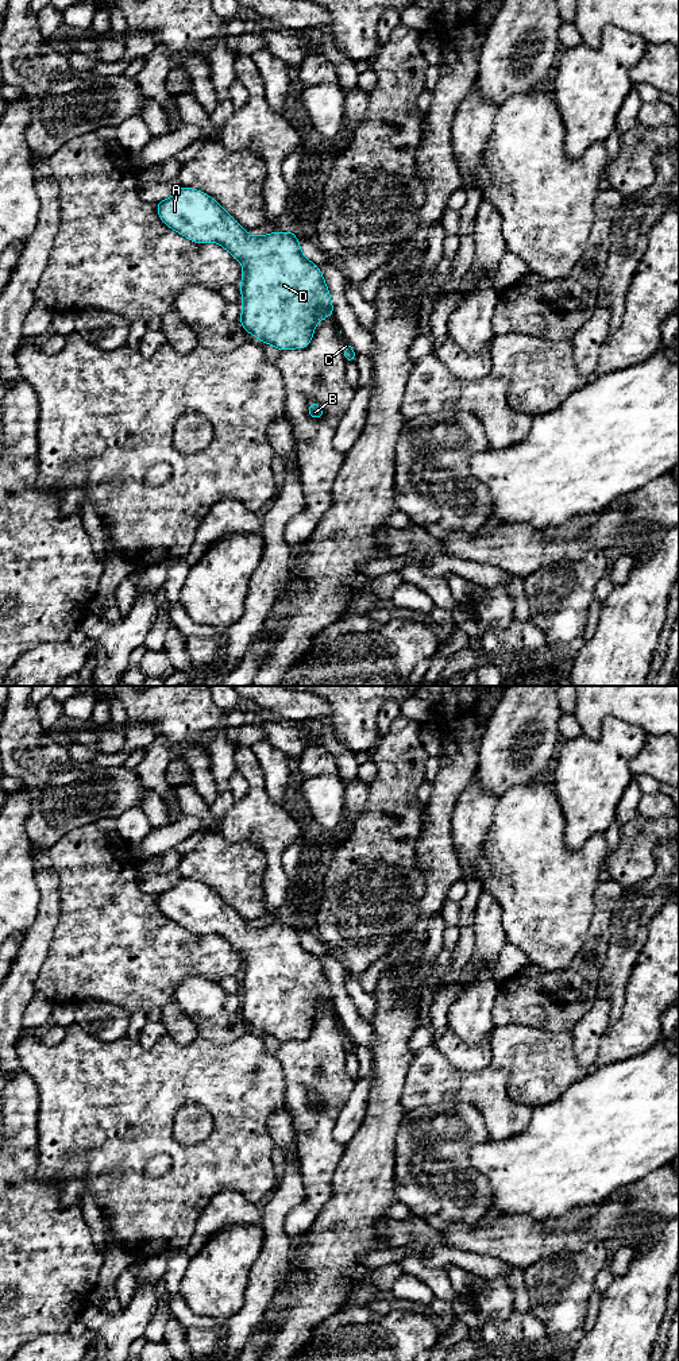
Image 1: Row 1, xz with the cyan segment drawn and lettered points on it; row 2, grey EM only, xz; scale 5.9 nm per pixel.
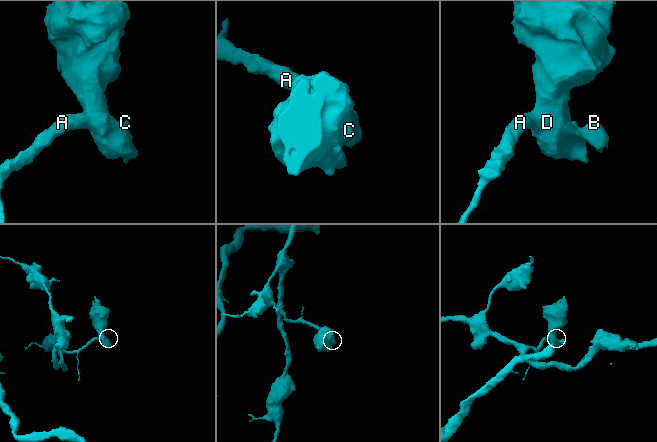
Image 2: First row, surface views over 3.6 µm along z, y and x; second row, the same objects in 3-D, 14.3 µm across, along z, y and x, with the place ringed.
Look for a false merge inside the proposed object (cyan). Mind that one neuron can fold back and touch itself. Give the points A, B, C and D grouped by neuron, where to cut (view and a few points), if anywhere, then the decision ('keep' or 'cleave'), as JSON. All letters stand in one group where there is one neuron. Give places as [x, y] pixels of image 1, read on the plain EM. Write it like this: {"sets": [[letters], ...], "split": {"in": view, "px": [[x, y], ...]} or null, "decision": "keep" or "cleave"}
{"sets": [["A", "B", "C", "D"]], "split": null, "decision": "keep"}

